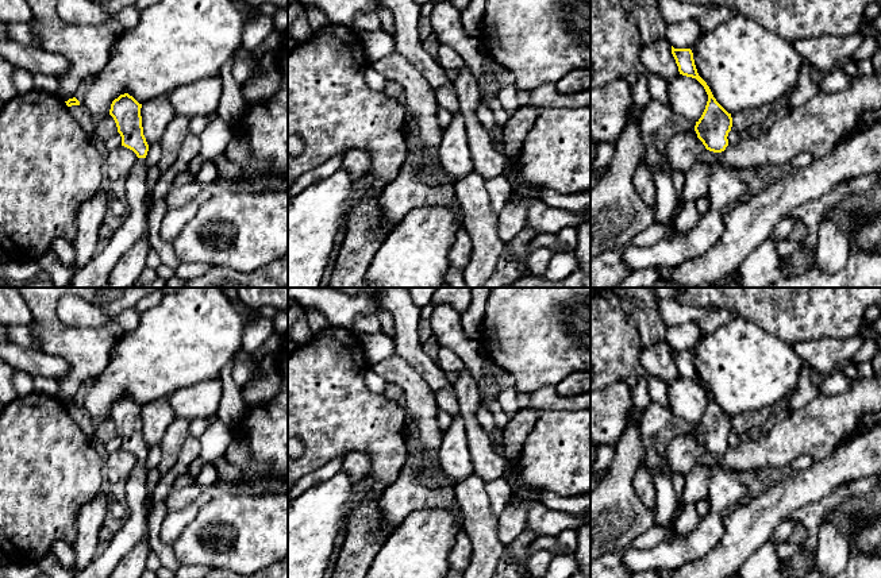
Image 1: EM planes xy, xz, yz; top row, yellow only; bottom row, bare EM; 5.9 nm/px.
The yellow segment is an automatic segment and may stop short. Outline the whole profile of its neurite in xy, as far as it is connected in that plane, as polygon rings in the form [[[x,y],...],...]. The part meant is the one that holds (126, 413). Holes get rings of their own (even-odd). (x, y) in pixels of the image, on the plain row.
[[[128,396],[120,397],[111,406],[109,417],[114,420],[122,448],[132,452],[138,462],[127,478],[123,502],[128,516],[122,528],[107,543],[104,551],[73,578],[108,578],[120,560],[138,544],[149,544],[149,524],[146,501],[146,458],[149,447],[143,438],[142,406]]]

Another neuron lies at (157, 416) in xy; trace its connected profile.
[[[166,397],[154,400],[142,406],[142,429],[149,448],[159,444],[165,431],[172,424],[174,417],[174,412]]]

